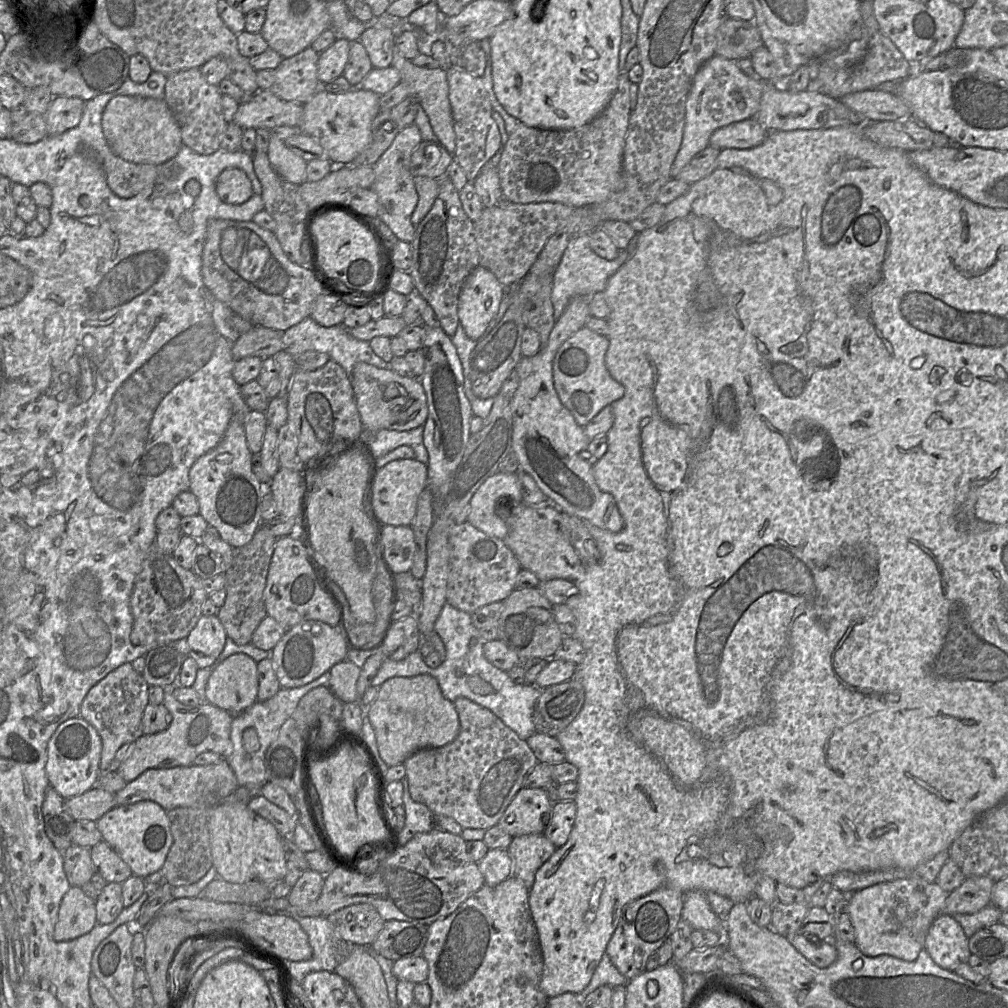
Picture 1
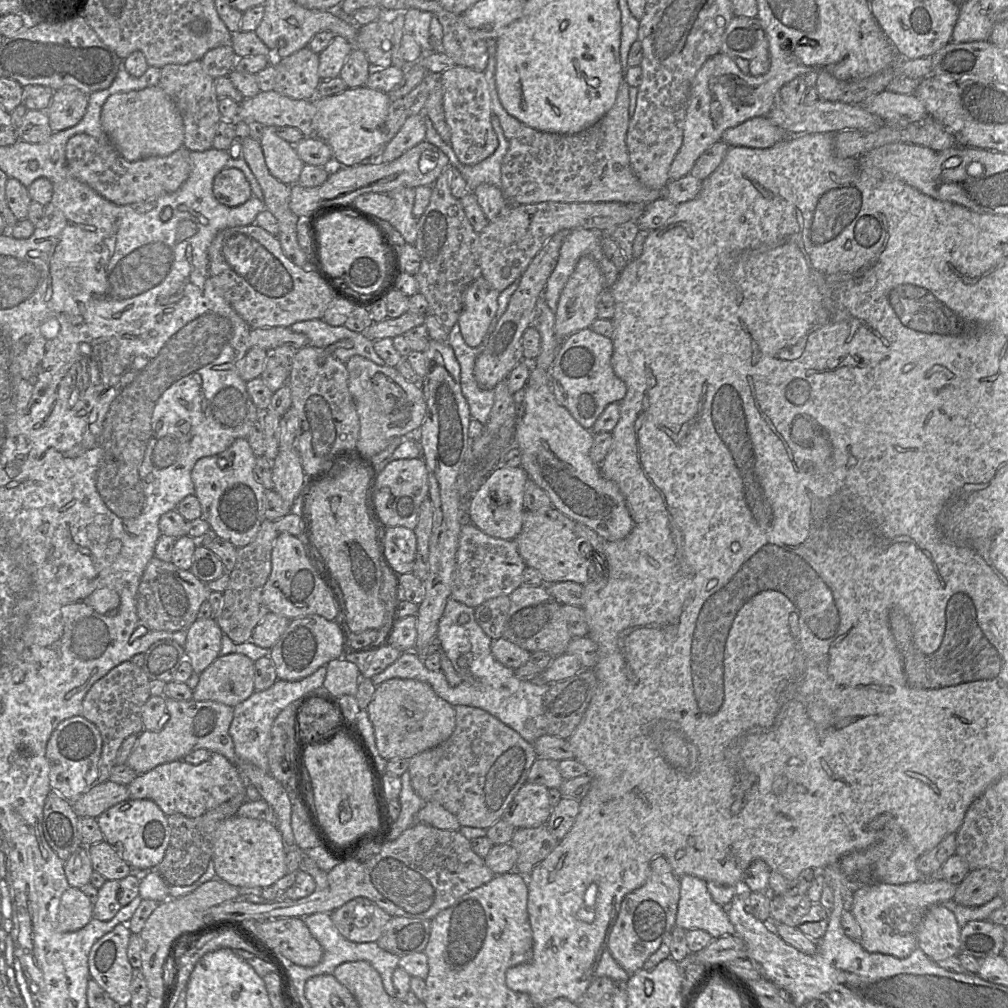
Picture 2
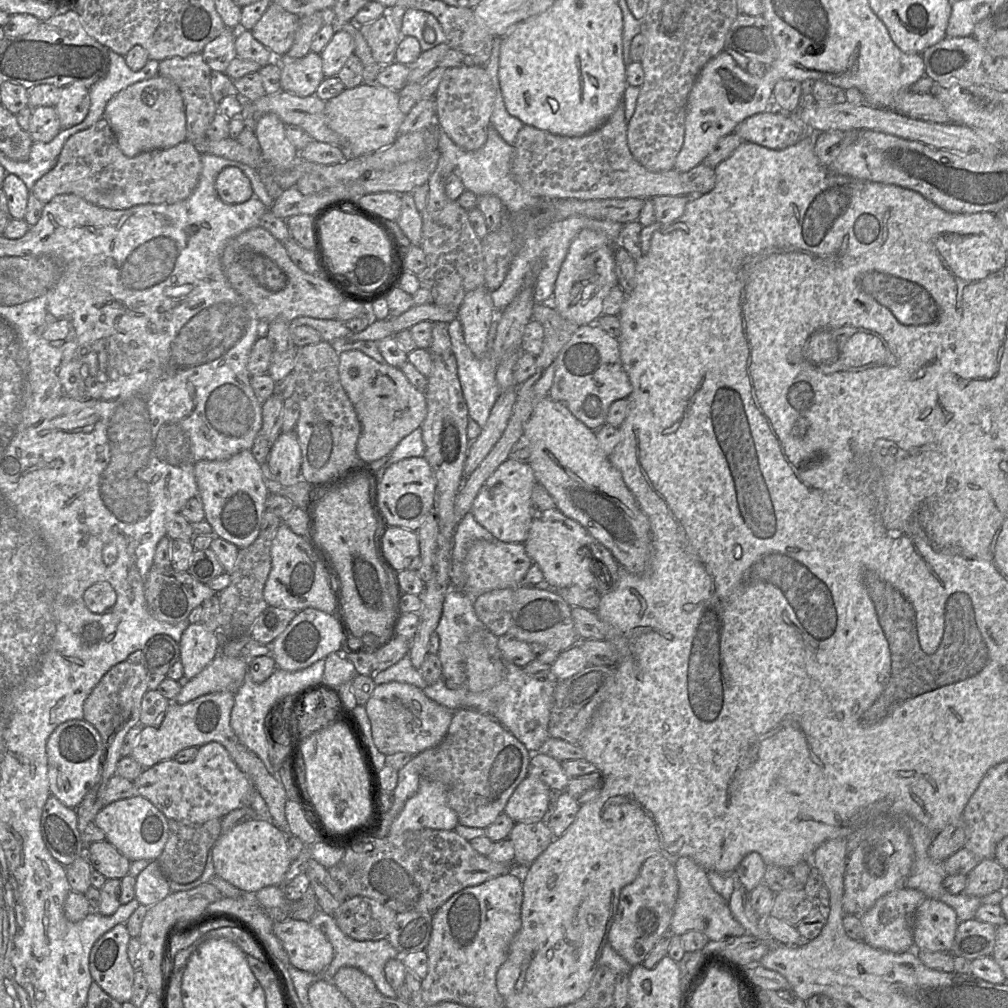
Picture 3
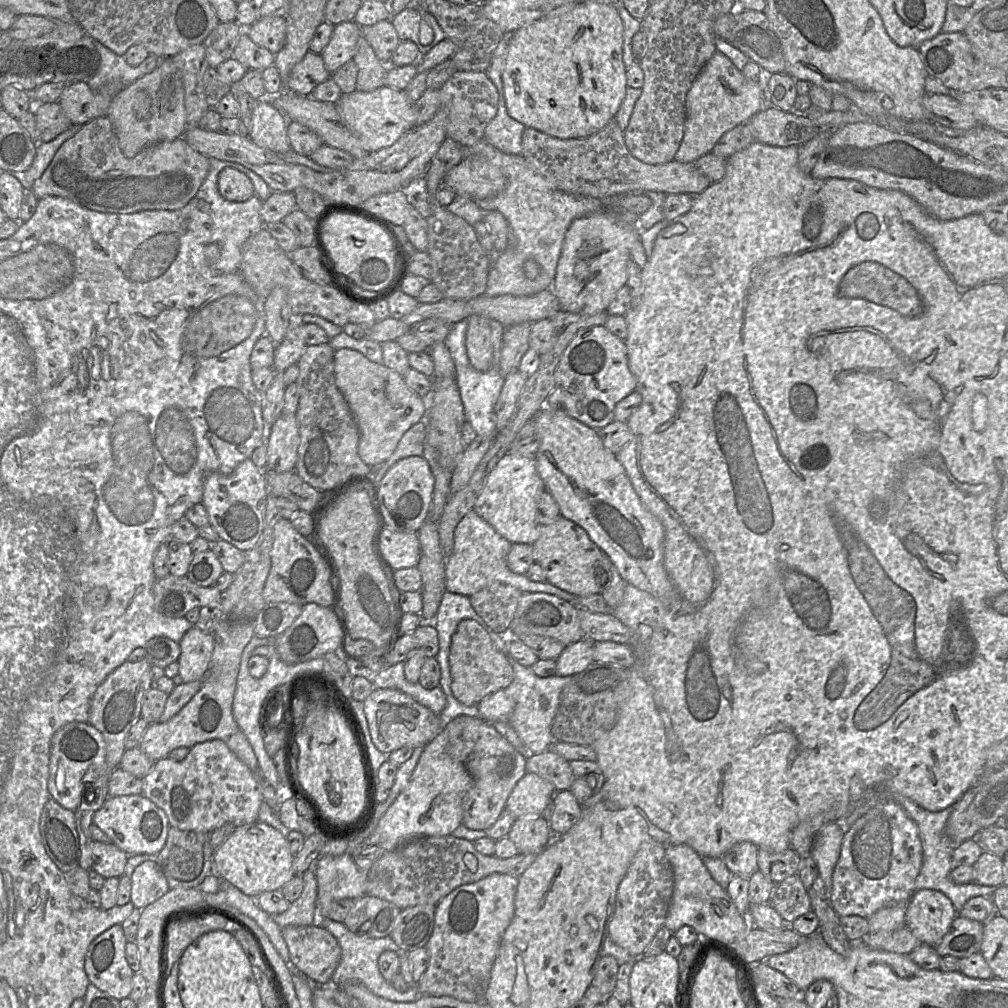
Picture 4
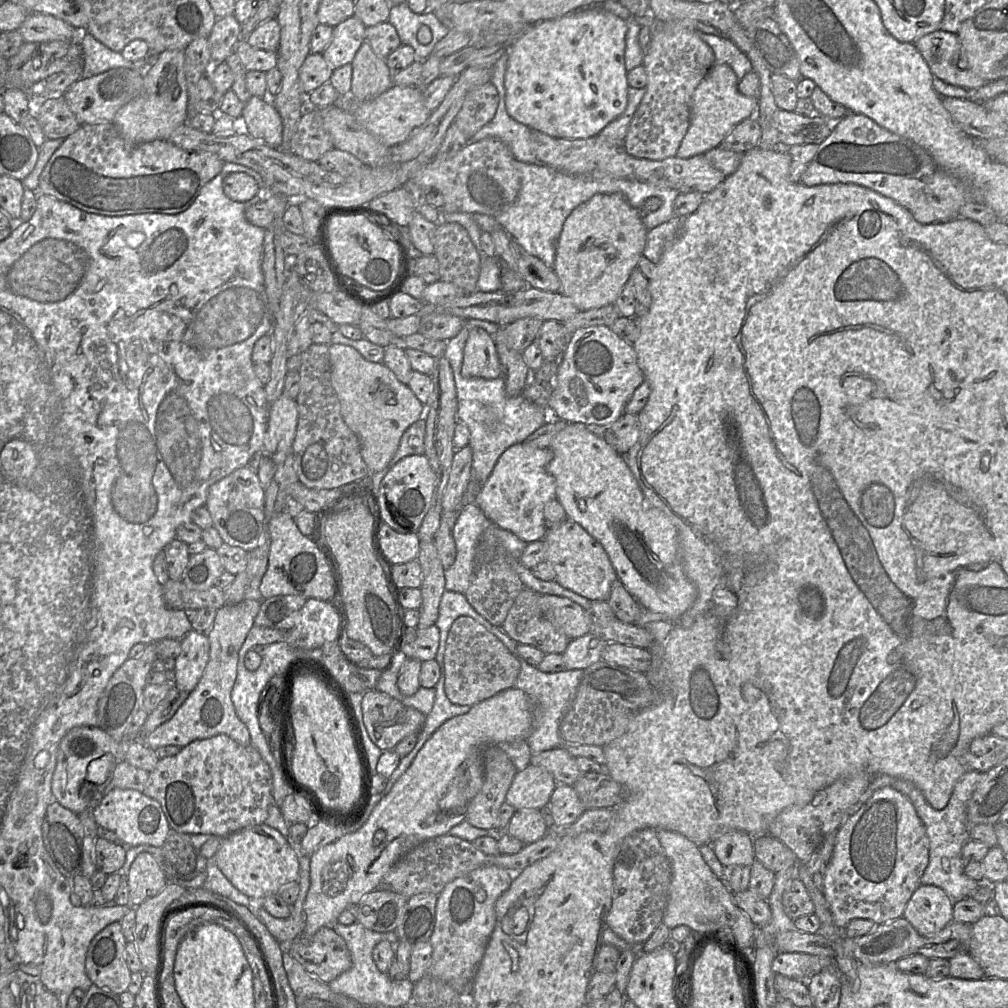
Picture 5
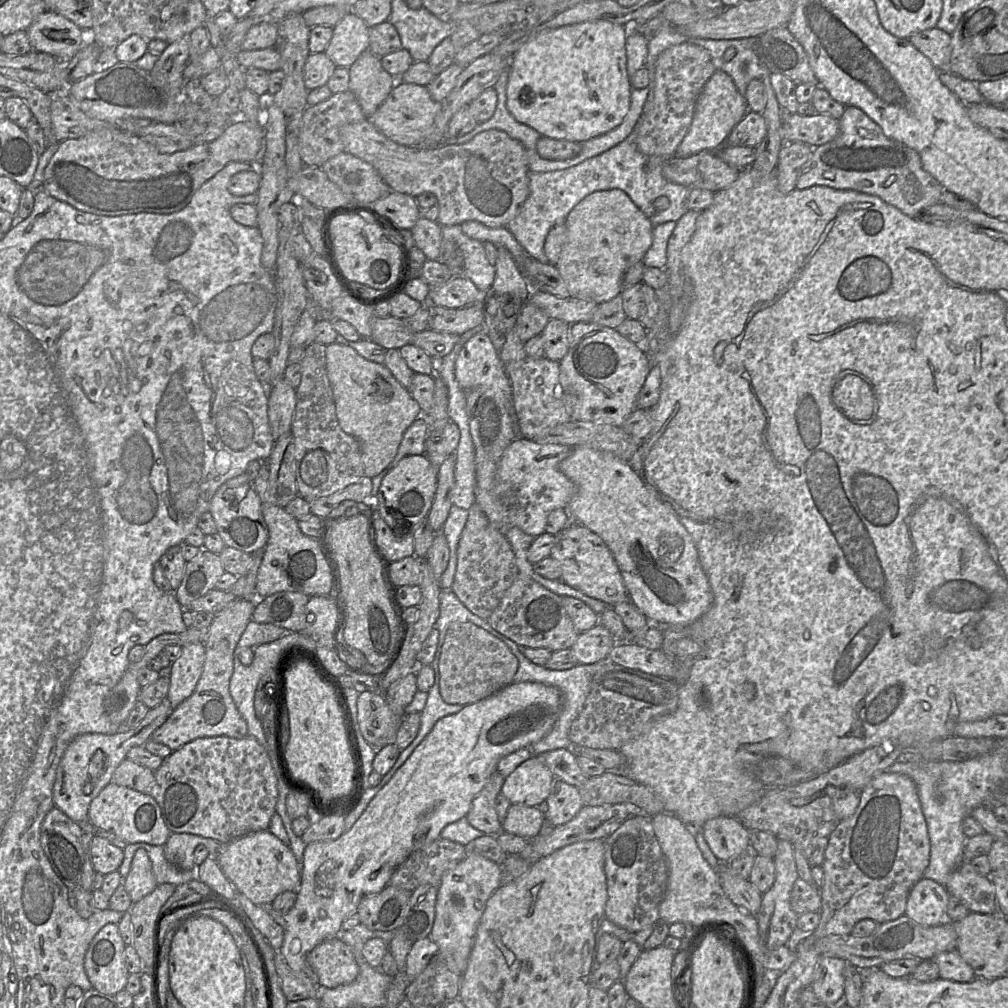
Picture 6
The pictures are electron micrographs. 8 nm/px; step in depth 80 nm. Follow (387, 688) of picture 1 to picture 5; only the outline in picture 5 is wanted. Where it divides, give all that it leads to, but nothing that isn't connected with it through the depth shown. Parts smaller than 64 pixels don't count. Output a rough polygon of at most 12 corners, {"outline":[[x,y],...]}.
{"outline":[[377,689],[365,690],[363,723],[393,750],[419,733],[426,715]]}

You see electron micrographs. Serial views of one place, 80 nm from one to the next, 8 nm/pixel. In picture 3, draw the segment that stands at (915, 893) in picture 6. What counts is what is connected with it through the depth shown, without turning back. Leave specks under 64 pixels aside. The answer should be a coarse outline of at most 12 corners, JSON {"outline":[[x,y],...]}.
{"outline":[[927,897],[914,914],[914,947],[949,953],[959,922]]}

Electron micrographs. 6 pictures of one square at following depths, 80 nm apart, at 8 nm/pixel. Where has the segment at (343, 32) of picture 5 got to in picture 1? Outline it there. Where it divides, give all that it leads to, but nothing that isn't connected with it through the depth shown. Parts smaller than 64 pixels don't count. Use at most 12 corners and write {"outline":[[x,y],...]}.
{"outline":[[337,37],[319,53],[317,76],[325,85],[343,74],[350,44]]}

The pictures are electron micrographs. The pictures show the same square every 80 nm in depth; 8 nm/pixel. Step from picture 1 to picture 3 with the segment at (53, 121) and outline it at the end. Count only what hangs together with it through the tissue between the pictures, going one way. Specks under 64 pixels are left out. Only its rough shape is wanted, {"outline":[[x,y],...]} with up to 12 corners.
{"outline":[[61,88],[54,106],[62,128],[81,123],[90,109],[89,88]]}

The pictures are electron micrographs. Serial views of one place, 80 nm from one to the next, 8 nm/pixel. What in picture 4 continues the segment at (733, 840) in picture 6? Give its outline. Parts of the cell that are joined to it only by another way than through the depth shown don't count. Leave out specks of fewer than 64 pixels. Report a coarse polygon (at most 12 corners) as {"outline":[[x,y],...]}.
{"outline":[[743,841],[721,859],[732,874],[749,880],[759,870],[758,847]]}

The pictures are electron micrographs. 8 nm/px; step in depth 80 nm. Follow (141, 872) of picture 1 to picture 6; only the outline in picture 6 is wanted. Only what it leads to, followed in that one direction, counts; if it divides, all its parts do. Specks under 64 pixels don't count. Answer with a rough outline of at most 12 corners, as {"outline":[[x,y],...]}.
{"outline":[[114,782],[88,821],[128,844],[171,834],[153,797]]}

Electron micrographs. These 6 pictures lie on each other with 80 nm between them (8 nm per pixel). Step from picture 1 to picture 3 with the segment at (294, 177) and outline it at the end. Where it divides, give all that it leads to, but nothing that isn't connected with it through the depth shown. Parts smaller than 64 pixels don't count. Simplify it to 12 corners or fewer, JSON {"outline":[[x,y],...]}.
{"outline":[[275,114],[260,116],[254,131],[262,155],[288,169],[299,151]]}

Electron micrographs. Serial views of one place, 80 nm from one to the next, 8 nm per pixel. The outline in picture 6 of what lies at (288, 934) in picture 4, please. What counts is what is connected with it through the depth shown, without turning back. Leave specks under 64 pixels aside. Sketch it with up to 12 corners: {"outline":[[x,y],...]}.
{"outline":[[340,937],[316,945],[307,962],[320,988],[350,984],[359,973]]}

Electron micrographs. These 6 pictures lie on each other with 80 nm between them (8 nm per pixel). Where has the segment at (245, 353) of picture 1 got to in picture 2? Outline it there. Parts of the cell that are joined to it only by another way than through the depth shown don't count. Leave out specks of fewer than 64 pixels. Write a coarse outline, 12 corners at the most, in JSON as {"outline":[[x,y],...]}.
{"outline":[[289,327],[251,328],[248,348],[300,349],[308,337]]}

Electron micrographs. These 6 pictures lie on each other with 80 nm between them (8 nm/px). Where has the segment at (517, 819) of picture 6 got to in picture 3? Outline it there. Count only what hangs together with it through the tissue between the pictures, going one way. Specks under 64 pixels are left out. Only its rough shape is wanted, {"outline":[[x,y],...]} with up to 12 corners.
{"outline":[[545,820],[517,822],[508,839],[527,868],[554,840]]}

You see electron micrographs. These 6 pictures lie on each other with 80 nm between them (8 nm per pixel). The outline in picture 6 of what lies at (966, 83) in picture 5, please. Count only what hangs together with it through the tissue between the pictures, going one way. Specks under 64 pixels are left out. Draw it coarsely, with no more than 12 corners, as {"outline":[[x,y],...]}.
{"outline":[[932,28],[908,40],[940,73],[950,73],[951,36]]}

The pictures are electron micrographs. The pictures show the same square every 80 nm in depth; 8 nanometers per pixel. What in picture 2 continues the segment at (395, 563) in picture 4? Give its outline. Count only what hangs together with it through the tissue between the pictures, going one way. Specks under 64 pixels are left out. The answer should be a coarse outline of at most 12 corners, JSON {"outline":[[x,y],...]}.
{"outline":[[388,527],[385,560],[399,573],[413,572],[416,535]]}

